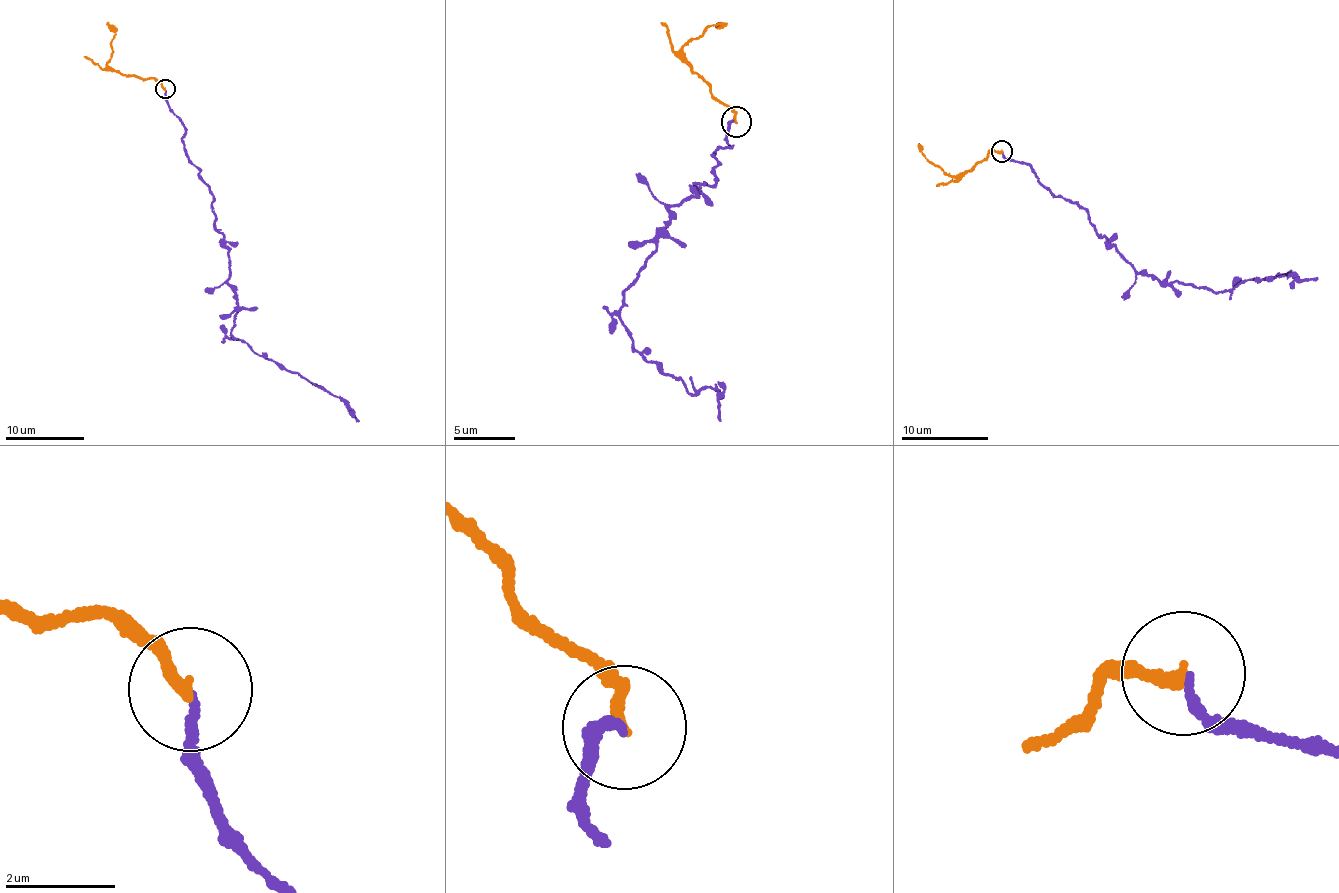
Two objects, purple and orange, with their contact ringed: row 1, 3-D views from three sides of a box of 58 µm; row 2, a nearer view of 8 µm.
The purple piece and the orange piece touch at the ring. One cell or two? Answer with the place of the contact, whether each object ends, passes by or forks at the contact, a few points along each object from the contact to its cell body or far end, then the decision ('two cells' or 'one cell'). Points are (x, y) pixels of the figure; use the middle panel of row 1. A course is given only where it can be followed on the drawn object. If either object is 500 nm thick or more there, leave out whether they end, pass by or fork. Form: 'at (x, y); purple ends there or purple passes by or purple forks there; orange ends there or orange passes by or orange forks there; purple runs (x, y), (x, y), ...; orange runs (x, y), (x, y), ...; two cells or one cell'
at (736, 122); purple ends there; orange ends there; purple runs (736, 122), (711, 156), (714, 185), (670, 209), (621, 312), (631, 347), (688, 392), (719, 395), (719, 420); orange runs (736, 122), (695, 70), (681, 47), (719, 24), (723, 28), (717, 28); two cells

